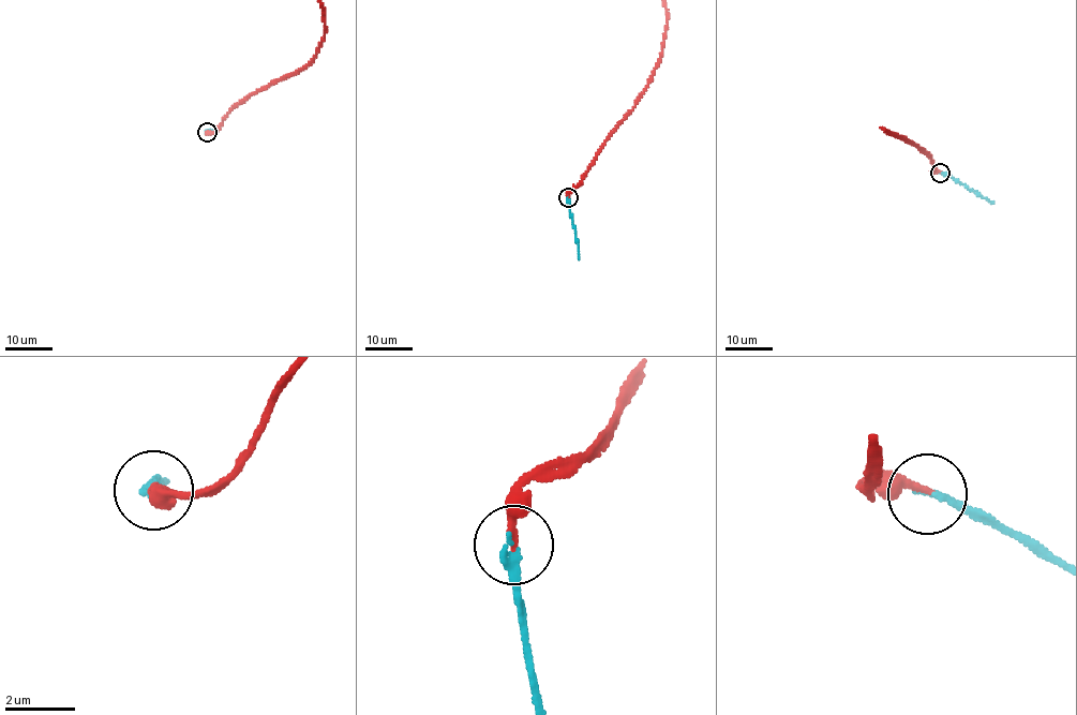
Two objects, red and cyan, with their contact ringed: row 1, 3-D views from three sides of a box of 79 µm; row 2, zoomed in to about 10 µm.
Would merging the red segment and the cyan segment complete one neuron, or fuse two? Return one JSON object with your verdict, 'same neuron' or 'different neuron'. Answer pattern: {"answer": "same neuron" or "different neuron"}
{"answer": "same neuron"}

